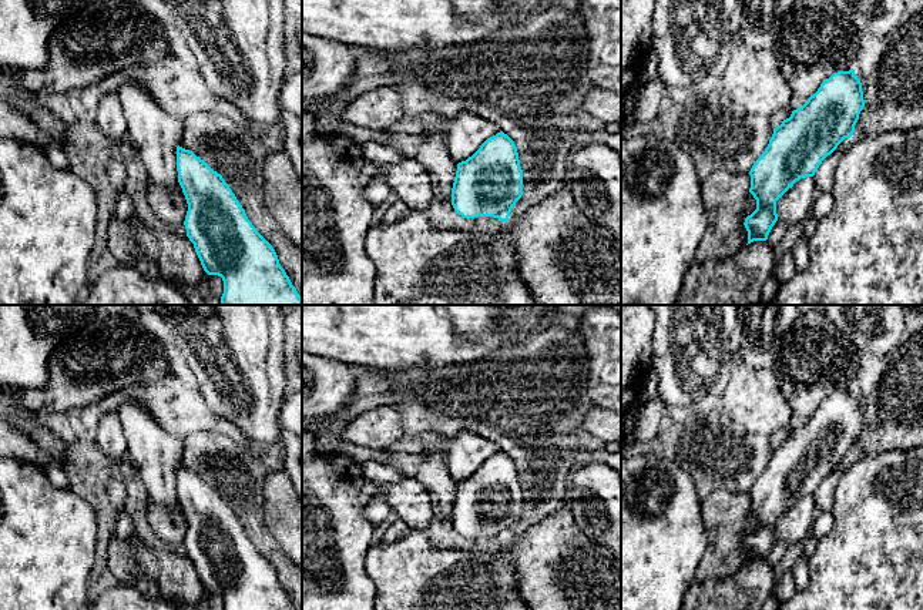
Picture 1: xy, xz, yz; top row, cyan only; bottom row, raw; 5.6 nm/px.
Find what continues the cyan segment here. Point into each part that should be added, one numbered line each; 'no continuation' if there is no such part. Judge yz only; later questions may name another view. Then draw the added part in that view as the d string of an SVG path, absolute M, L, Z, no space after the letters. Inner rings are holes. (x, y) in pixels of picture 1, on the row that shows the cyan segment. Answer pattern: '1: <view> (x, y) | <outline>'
no continuation

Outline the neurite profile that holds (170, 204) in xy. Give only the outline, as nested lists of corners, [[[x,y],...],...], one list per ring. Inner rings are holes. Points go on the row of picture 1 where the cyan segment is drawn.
[[[148,181],[148,204],[155,215],[168,224],[184,224],[188,204],[179,182],[164,188]]]

